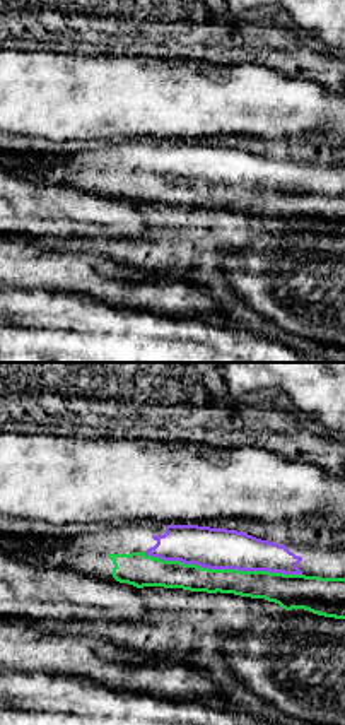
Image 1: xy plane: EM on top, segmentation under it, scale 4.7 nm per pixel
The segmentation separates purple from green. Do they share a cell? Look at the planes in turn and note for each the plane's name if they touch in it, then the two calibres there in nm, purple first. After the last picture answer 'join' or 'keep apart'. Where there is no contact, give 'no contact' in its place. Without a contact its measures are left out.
contact in xy; calibres 190 and 140 nm

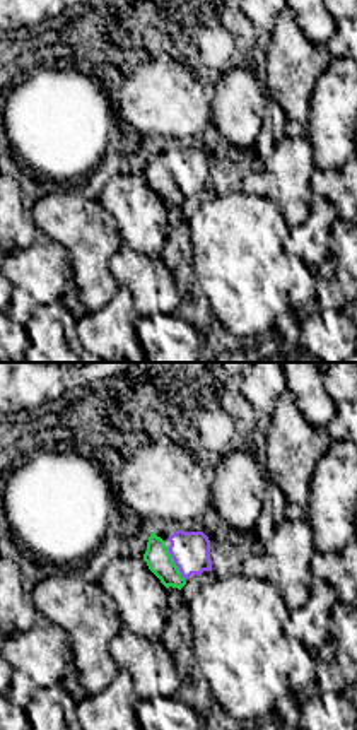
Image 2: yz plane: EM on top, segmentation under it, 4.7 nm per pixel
contact in yz; calibres 190 and 120 nm

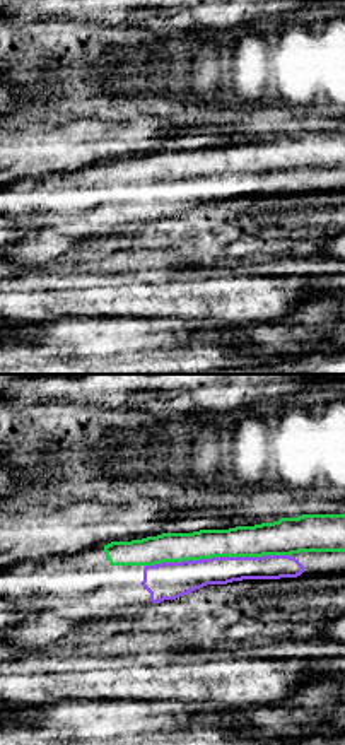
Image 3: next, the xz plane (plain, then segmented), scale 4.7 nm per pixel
contact in xz; calibres 180 and 150 nm

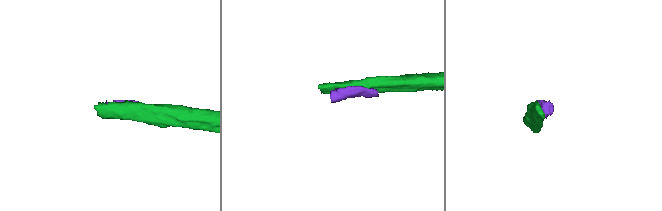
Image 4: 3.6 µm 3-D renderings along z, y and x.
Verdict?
join

